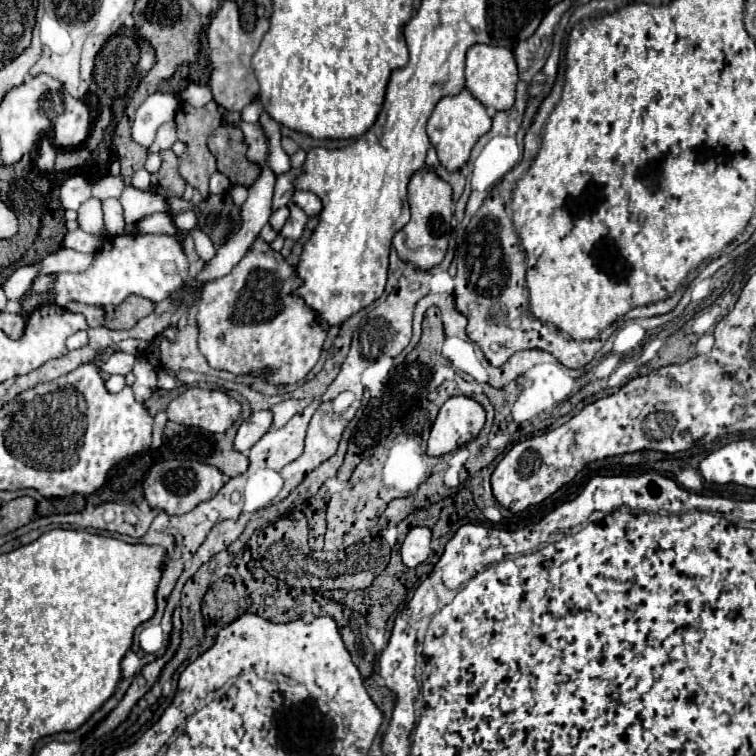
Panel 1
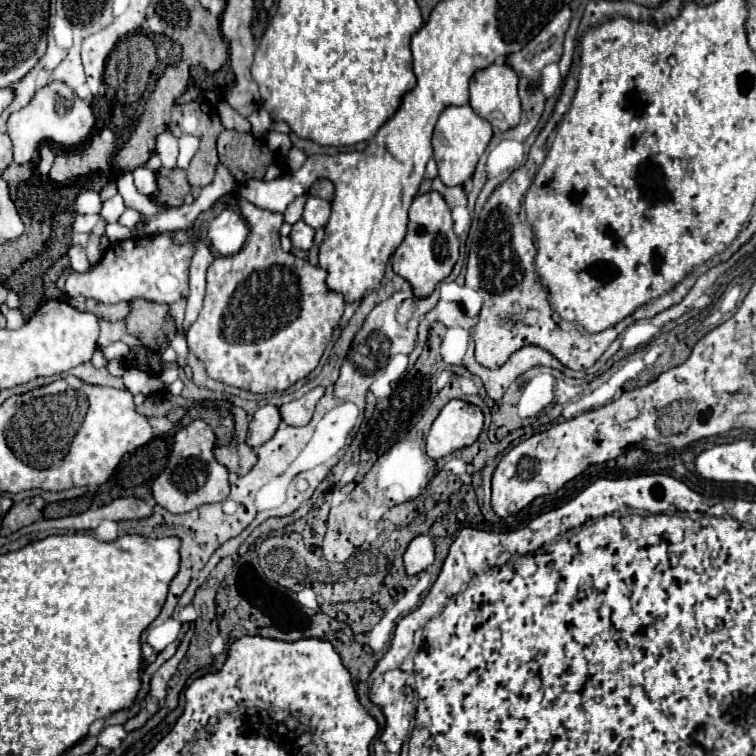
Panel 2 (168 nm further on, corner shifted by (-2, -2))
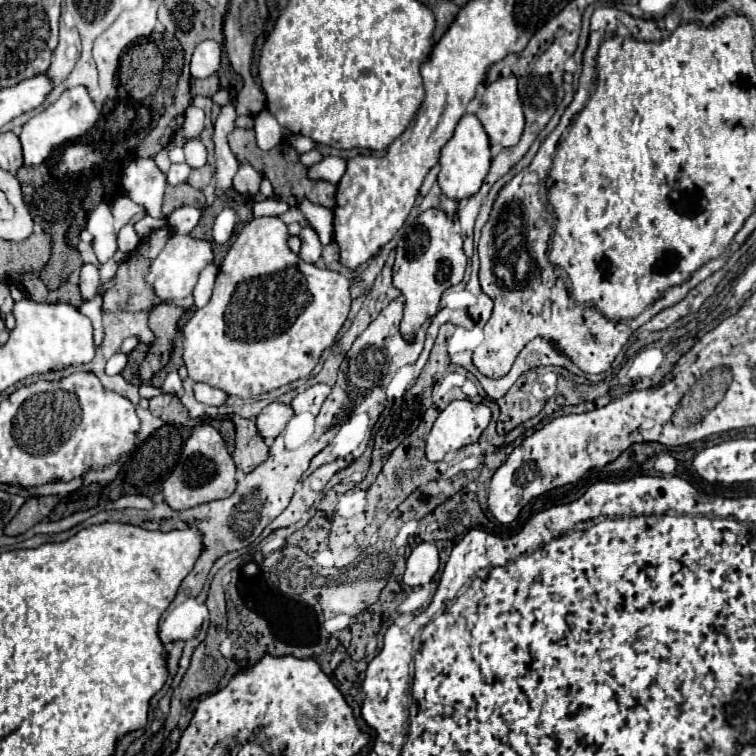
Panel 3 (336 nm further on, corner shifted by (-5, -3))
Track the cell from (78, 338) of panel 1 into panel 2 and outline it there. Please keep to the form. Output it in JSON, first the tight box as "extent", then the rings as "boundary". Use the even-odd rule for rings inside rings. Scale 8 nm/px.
{"extent":[97,342,129,360],"boundary":[[[113,342],[109,346],[97,346],[97,350],[101,350],[107,360],[113,360],[113,358],[121,360],[121,358],[125,358],[129,354],[129,346],[125,342]]]}

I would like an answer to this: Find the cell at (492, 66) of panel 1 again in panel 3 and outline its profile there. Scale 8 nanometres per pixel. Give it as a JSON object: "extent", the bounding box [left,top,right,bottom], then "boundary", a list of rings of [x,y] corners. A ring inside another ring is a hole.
{"extent":[476,77,524,147],"boundary":[[[500,77],[496,79],[496,83],[490,83],[484,89],[482,95],[482,107],[478,109],[476,117],[482,121],[486,133],[488,133],[488,143],[490,147],[514,147],[524,131],[524,113],[522,113],[522,103],[518,97],[518,89],[516,89],[516,77]]]}

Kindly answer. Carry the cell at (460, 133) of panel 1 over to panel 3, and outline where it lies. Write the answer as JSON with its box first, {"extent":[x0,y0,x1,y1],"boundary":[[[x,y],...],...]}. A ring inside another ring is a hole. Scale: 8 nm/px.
{"extent":[438,115,492,201],"boundary":[[[464,115],[460,119],[460,123],[456,125],[452,139],[440,151],[438,185],[440,185],[442,193],[448,195],[450,199],[458,199],[458,201],[474,197],[484,183],[484,177],[490,169],[490,161],[492,161],[492,153],[490,153],[490,145],[488,145],[488,135],[486,135],[480,119],[476,119],[476,115]]]}

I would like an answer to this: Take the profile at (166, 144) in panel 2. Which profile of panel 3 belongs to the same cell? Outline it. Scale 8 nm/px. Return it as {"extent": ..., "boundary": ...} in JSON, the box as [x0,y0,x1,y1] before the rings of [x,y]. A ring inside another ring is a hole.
{"extent":[166,165,190,185],"boundary":[[[170,165],[170,169],[166,171],[166,181],[168,185],[180,185],[180,183],[186,183],[190,175],[190,167],[188,165]]]}

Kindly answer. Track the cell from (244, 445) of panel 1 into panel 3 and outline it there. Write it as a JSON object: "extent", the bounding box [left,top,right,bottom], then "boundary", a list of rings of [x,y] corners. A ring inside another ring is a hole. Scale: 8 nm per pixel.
{"extent":[256,403,294,439],"boundary":[[[270,403],[268,407],[262,409],[262,413],[256,417],[256,427],[258,427],[258,433],[264,437],[264,439],[274,439],[278,437],[284,427],[288,425],[288,421],[292,419],[294,411],[290,405],[286,403]]]}

